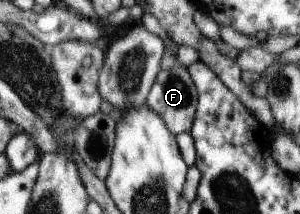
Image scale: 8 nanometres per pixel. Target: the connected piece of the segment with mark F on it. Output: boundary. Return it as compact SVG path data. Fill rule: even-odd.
M174 64L166 71L158 70L146 97L146 107L154 111L166 125L166 129L177 135L190 132L197 105L196 89L185 67Z

